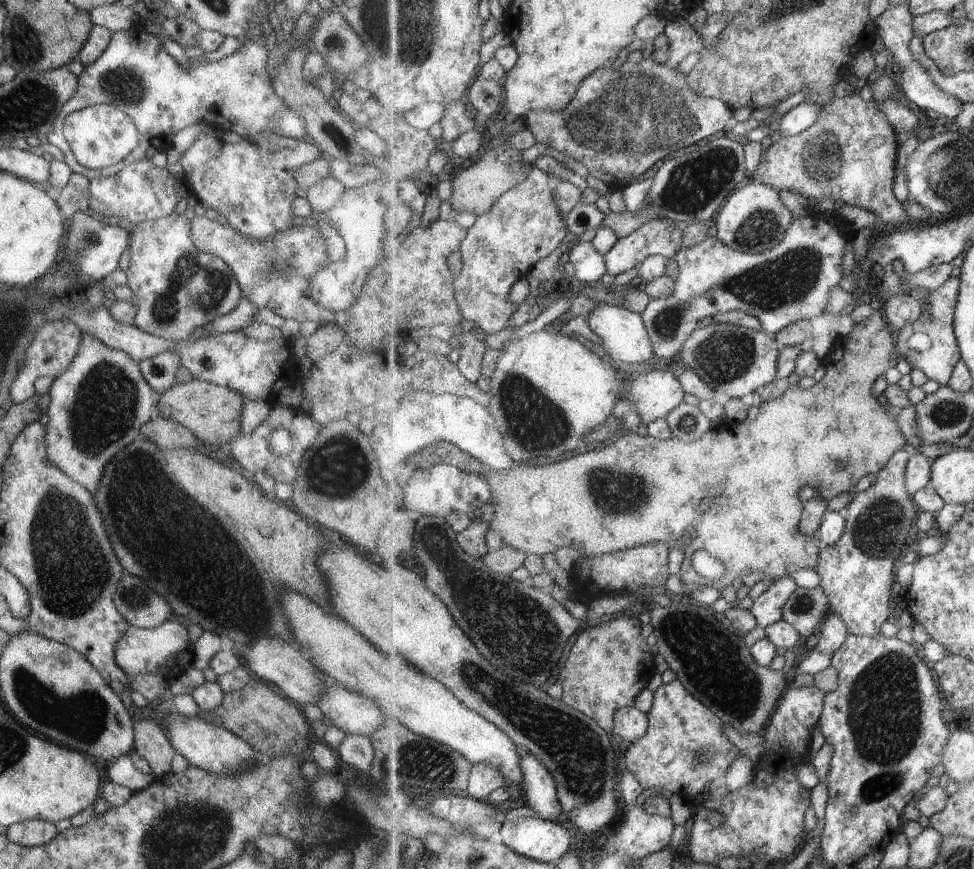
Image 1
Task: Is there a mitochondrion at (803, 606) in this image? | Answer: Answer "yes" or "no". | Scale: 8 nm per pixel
yes

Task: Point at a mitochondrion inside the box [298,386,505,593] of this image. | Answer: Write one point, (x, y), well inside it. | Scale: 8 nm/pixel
(339, 467)

